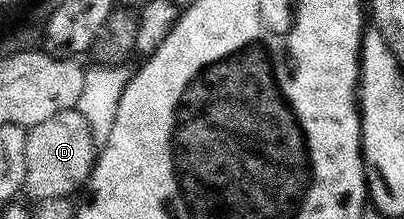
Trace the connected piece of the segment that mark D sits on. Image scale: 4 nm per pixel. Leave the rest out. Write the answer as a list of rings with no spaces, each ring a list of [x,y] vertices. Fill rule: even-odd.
[[[76,108],[51,117],[43,125],[30,128],[27,133],[26,194],[34,202],[72,198],[88,182],[99,159],[98,146],[91,129],[92,122]]]

